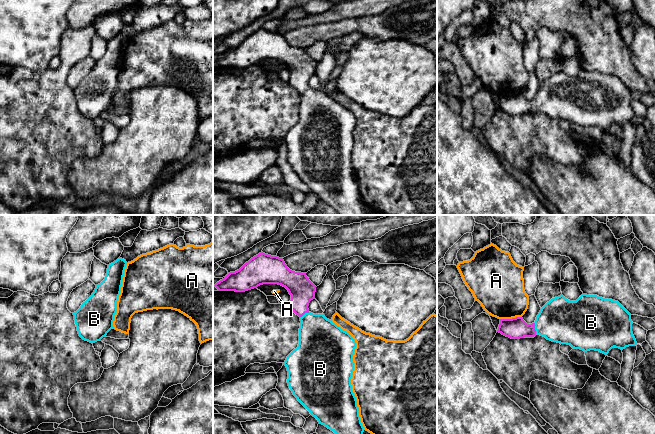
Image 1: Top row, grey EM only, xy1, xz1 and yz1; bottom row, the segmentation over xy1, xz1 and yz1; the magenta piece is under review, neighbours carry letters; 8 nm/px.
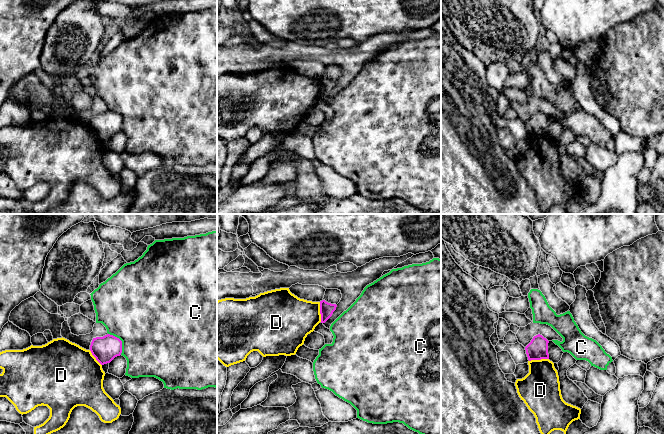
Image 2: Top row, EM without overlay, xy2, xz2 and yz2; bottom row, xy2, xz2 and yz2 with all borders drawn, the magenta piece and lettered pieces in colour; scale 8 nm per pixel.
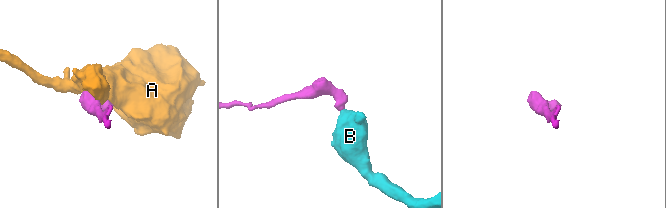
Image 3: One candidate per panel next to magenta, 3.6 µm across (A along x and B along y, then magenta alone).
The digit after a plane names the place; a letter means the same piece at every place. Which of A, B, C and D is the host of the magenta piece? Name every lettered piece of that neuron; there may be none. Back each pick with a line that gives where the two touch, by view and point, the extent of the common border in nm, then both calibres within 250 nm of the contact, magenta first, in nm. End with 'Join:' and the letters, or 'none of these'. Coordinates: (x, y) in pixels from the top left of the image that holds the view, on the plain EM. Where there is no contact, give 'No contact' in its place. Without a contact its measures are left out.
B: Touches magenta at yz1 (534, 105). Shared border 100 nm. Thickness 170 nm (magenta) against 360 nm
Join: B

